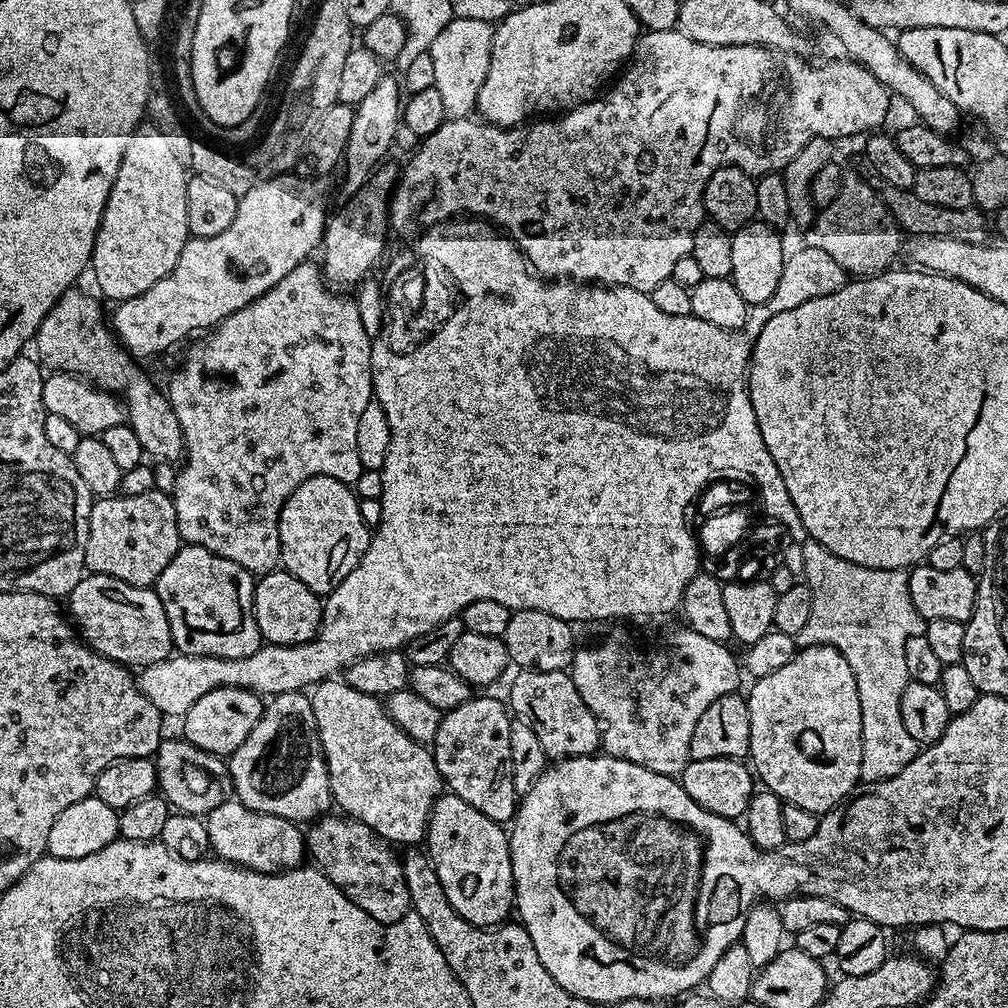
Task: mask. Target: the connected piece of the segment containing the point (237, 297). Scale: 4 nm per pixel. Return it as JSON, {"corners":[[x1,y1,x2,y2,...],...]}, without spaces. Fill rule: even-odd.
{"corners":[[296,174,276,176,273,180,264,180,260,184,252,184,238,199,238,210,234,214,234,222,222,230,222,234,214,234,214,238,190,238,182,246,182,254,178,254,178,262,166,278,162,278,150,290,129,300,119,301,115,305,116,313,111,313,110,323,121,344,132,353,133,357,156,356,167,348,175,346,179,340,187,338,191,332,199,328,211,330,223,322,230,314,242,310,250,302,254,302,262,294,266,294,290,270,305,263,312,251,321,247,324,230,329,219,324,213,324,196,308,180,299,180]]}

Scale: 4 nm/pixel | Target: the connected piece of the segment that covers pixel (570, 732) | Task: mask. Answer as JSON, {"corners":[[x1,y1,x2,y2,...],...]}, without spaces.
{"corners":[[520,670,512,680,512,689,506,695,506,704,511,715,521,724,528,724,534,734,538,734,538,742,542,742,542,750,553,761,569,760,575,756,593,755,602,744,602,725,596,715,582,702,582,694,578,694,578,686,574,686,571,675,562,672,533,672]]}

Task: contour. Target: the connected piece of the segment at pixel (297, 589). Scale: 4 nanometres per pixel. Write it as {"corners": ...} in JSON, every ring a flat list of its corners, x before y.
{"corners":[[283,570,265,572,256,580,252,607,261,637,269,644,305,644,316,637,324,617,321,597]]}

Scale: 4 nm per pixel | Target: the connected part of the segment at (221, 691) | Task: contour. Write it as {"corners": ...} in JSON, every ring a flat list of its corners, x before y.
{"corners":[[234,686,215,688,210,690,210,694,202,694,202,698,198,698,198,702,194,702,194,706,190,706,190,710,183,716,183,739,210,754,227,758,234,750,238,750,238,746,242,746,242,742,246,742,246,734,254,730,265,707,261,693,253,689]]}

